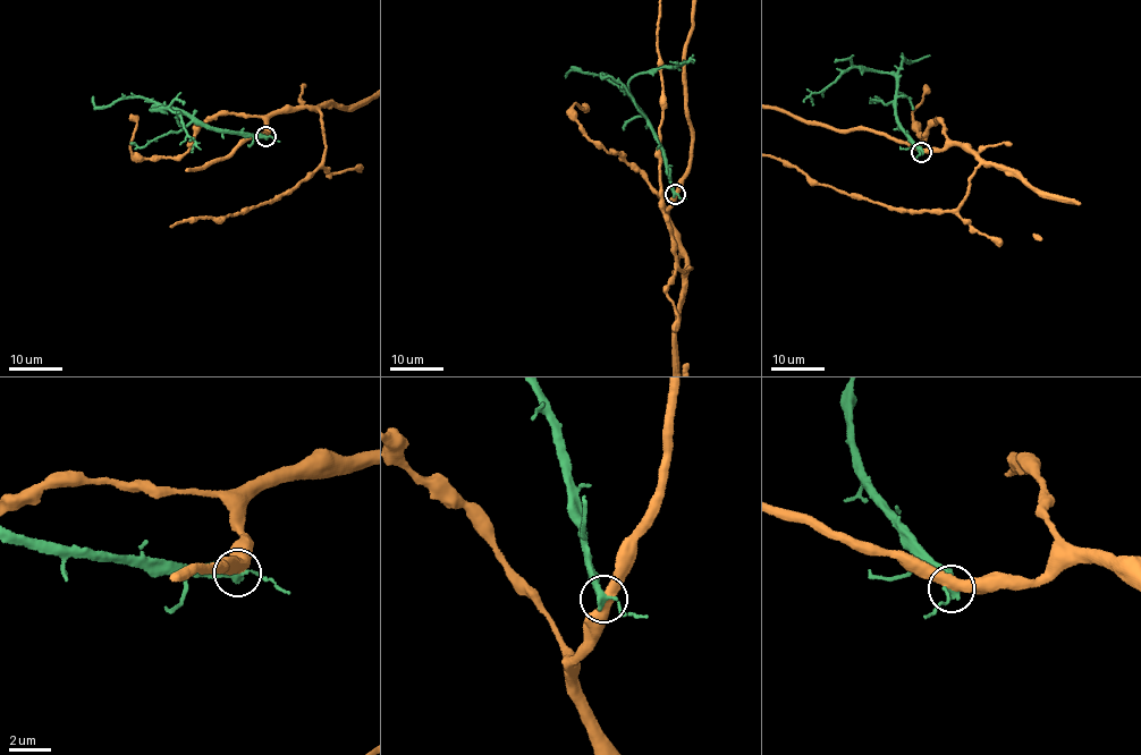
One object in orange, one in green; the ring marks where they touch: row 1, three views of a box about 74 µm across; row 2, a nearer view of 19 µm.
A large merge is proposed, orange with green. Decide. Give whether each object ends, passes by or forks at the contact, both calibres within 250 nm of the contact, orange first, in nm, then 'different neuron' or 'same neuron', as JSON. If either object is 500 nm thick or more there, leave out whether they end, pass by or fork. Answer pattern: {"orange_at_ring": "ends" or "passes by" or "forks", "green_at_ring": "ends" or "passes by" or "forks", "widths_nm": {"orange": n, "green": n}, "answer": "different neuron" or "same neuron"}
{"orange_at_ring": "passes by", "green_at_ring": "passes by", "widths_nm": {"orange": 460, "green": 360}, "answer": "different neuron"}

